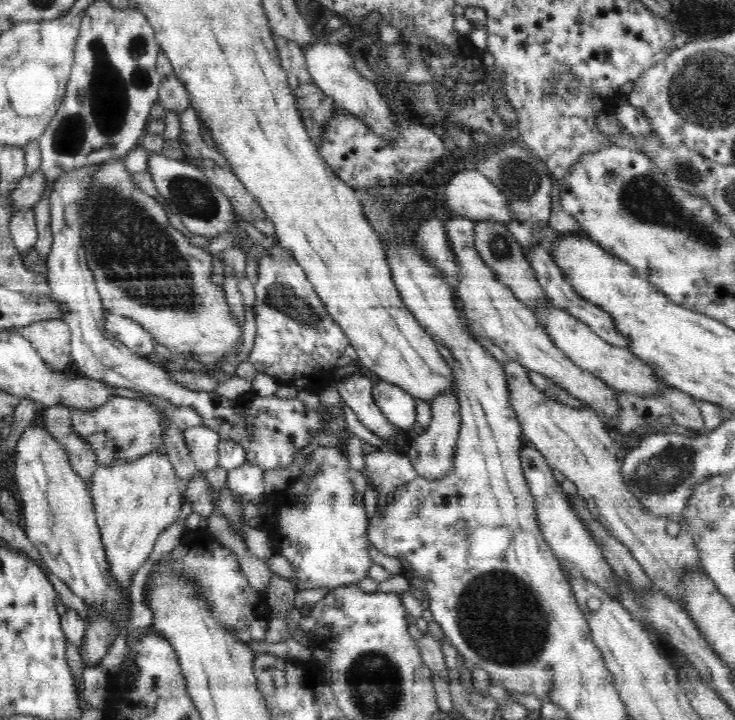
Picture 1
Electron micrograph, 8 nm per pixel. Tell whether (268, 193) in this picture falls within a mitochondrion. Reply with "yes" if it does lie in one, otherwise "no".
no

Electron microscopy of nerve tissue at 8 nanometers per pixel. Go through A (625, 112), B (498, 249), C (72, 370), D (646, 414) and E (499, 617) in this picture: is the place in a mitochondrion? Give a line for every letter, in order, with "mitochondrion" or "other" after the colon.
A: other
B: mitochondrion
C: other
D: other
E: mitochondrion

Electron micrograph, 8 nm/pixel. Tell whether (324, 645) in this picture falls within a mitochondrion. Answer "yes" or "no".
no

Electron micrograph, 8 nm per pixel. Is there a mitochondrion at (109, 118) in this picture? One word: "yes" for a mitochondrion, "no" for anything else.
yes

